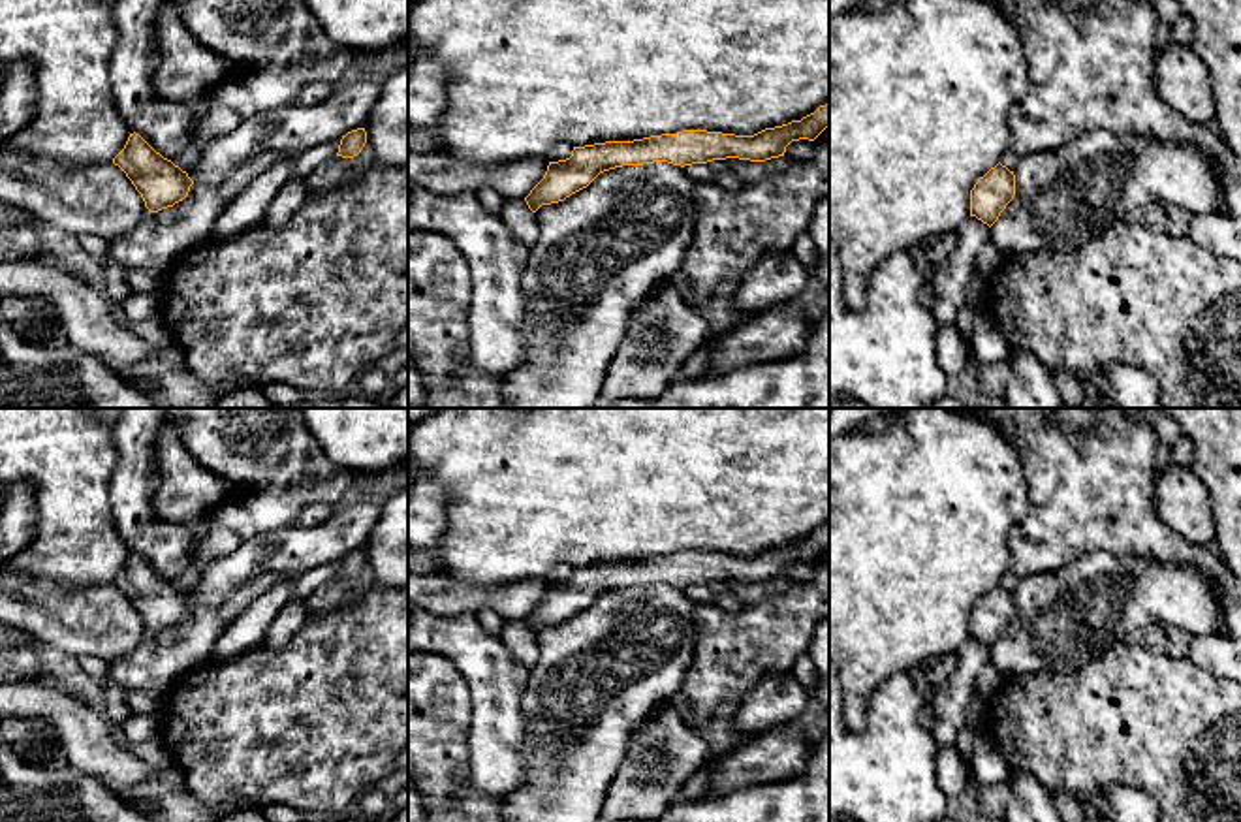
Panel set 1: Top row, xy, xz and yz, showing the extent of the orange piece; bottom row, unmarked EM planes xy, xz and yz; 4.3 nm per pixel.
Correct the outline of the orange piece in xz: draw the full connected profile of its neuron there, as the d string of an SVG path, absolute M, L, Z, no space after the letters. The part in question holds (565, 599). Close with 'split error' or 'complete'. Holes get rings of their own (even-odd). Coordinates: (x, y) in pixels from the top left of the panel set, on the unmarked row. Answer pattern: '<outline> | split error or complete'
M829 525L820 527L801 542L765 549L754 557L683 551L634 562L573 568L570 579L549 583L543 600L530 611L525 623L536 634L542 626L564 623L587 609L600 594L622 587L668 583L684 589L726 579L765 583L784 577L792 562L814 562L825 549L829 549Z | complete

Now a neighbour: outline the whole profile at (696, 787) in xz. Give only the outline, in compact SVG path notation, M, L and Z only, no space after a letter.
M703 766L698 773L694 773L679 790L675 801L699 801L699 799L709 799L713 798L709 794L709 782L711 775L707 771L707 766Z

